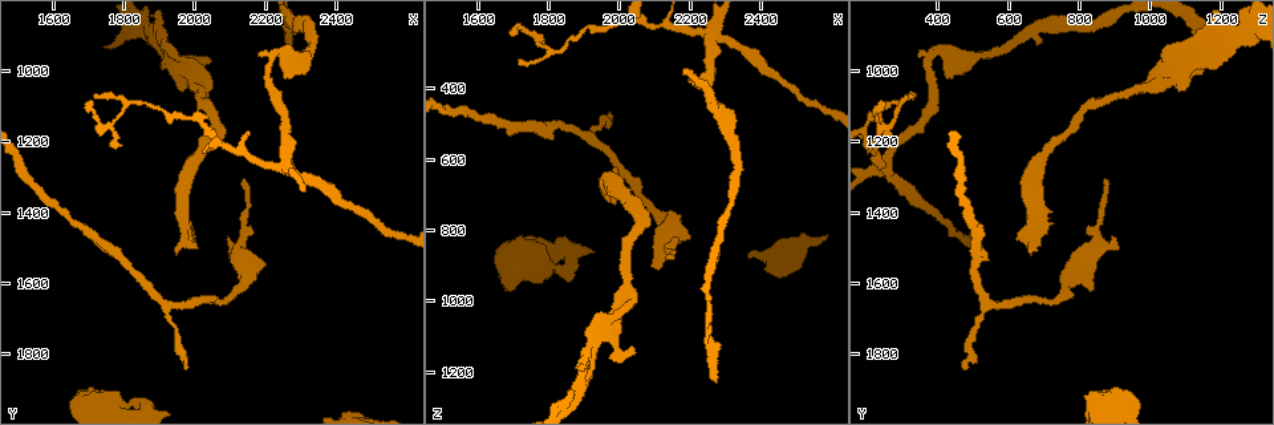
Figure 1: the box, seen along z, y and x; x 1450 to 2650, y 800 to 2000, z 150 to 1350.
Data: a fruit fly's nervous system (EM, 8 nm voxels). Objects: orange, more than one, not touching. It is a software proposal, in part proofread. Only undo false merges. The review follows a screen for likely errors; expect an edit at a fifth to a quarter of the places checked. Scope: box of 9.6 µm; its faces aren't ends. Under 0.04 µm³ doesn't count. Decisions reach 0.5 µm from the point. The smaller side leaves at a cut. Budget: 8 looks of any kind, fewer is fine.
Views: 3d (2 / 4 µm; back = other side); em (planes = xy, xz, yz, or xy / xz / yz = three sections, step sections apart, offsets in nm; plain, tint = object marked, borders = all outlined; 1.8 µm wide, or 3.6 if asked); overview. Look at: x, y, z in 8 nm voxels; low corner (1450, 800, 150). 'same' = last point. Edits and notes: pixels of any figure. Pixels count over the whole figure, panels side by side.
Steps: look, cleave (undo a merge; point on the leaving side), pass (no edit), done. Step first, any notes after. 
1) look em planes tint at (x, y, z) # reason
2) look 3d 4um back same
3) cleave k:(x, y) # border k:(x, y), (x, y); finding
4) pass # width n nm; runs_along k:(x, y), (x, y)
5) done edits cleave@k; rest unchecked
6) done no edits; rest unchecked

look em planes tint at (2260, 950, 420)

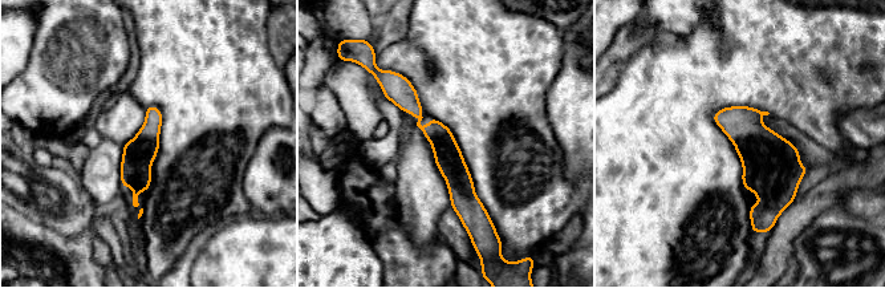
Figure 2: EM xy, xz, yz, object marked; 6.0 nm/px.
pass # runs_along 2:(398, 77), (446, 150), (466, 216); continuous, no second neuron

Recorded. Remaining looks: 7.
look em planes tint at (2260, 1260, 240) # calibre changes

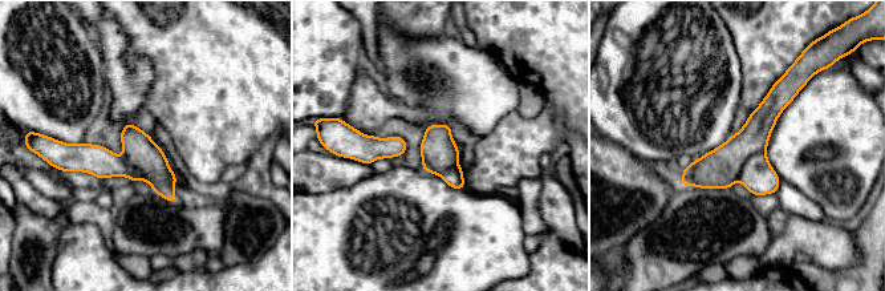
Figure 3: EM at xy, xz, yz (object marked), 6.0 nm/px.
cleave 3:(718, 169) # part_leaving 3:(788, 88), (717, 169), (685, 181); two neurons meet here

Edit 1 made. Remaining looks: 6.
look em planes tint at (1960, 990, 1100) # three-way junction

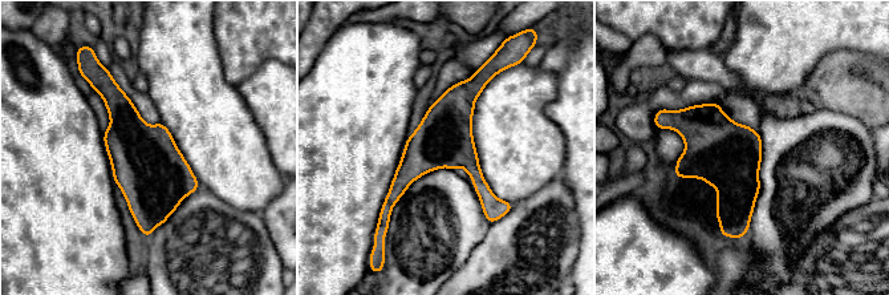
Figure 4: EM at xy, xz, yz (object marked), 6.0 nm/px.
pass # all the same neuron

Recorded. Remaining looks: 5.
done edits cleave@3; rest unchecked

